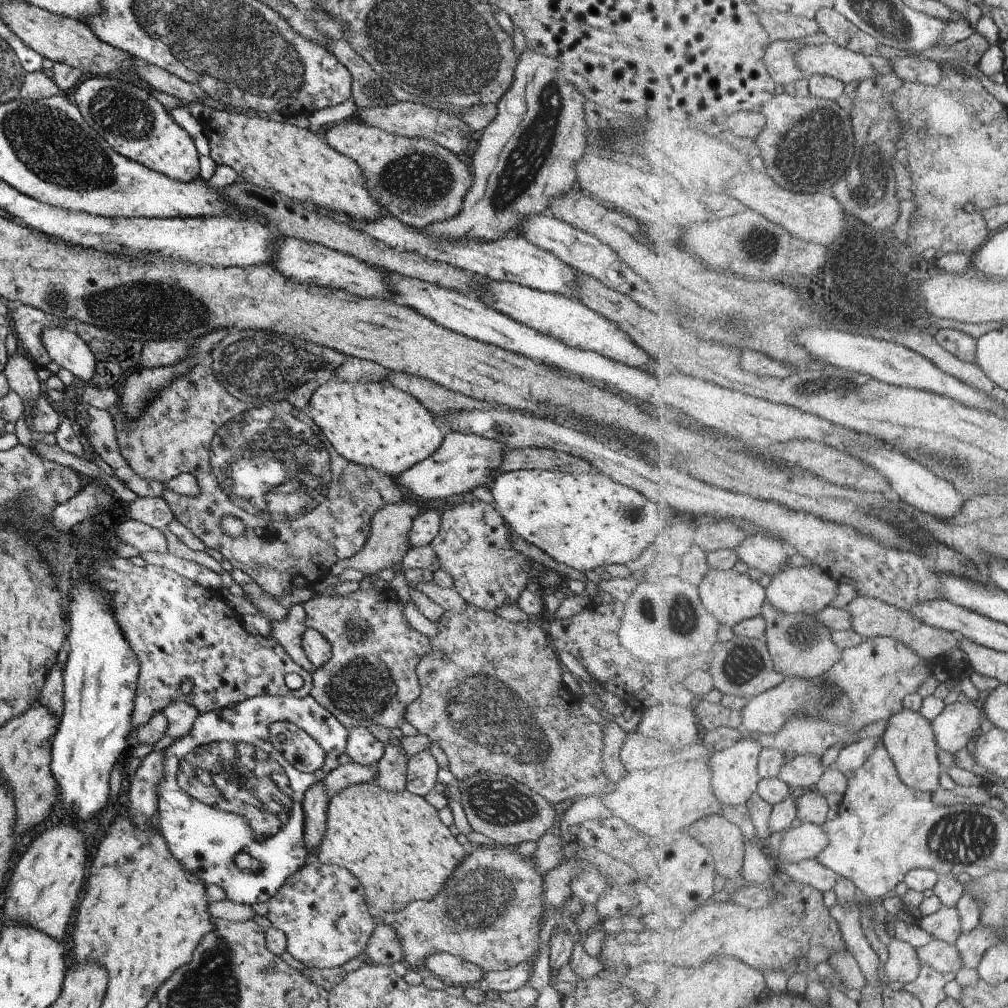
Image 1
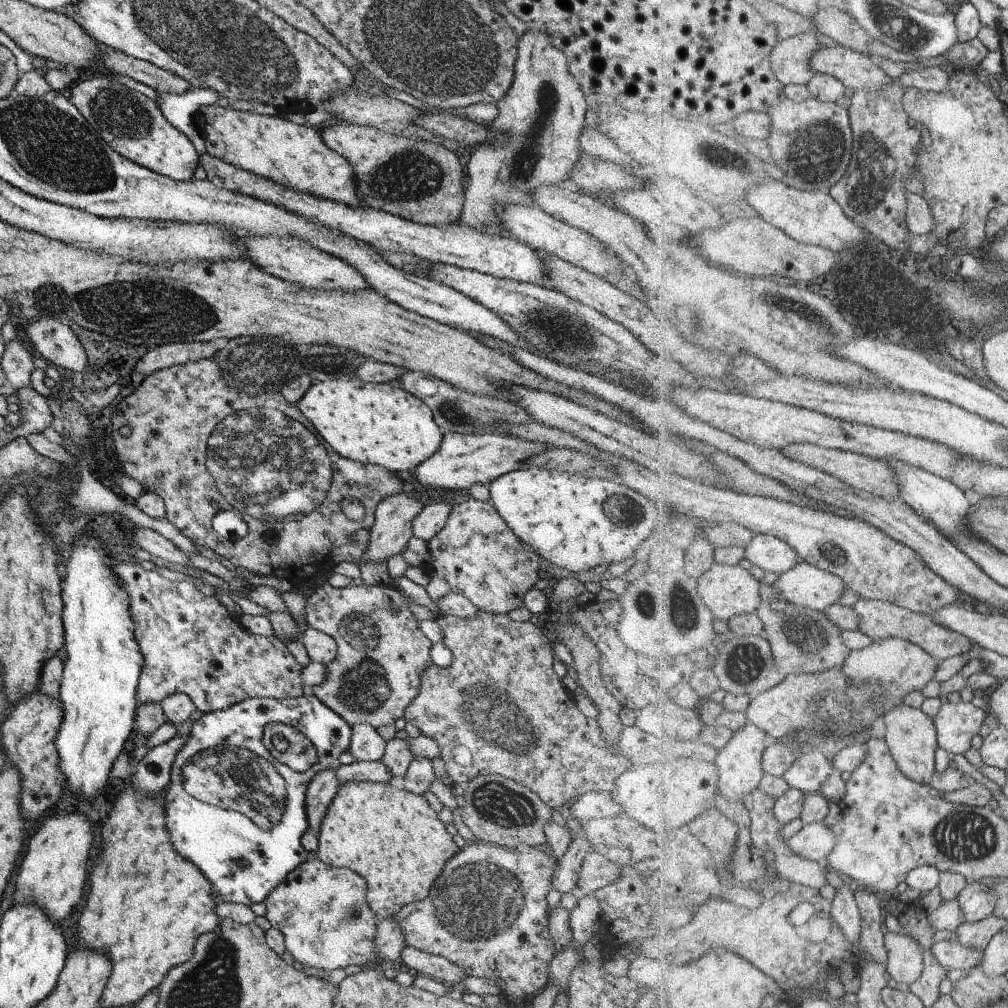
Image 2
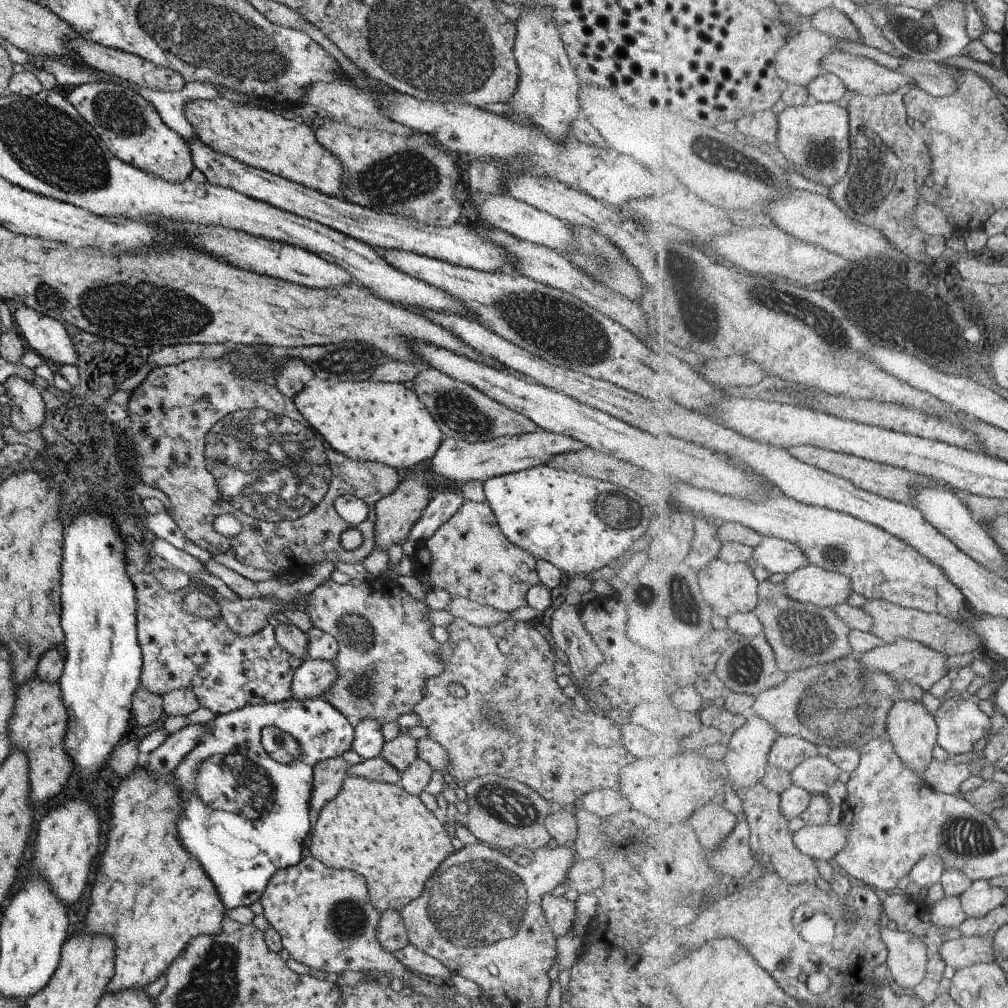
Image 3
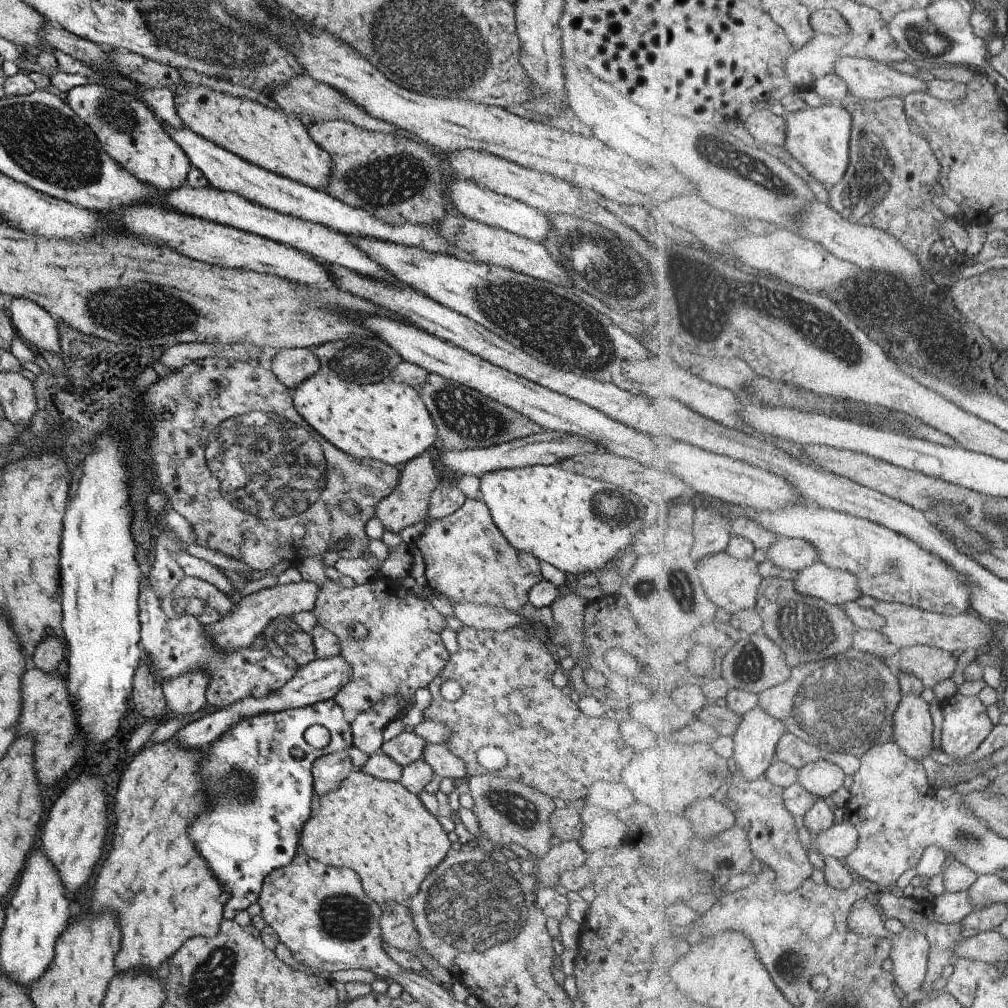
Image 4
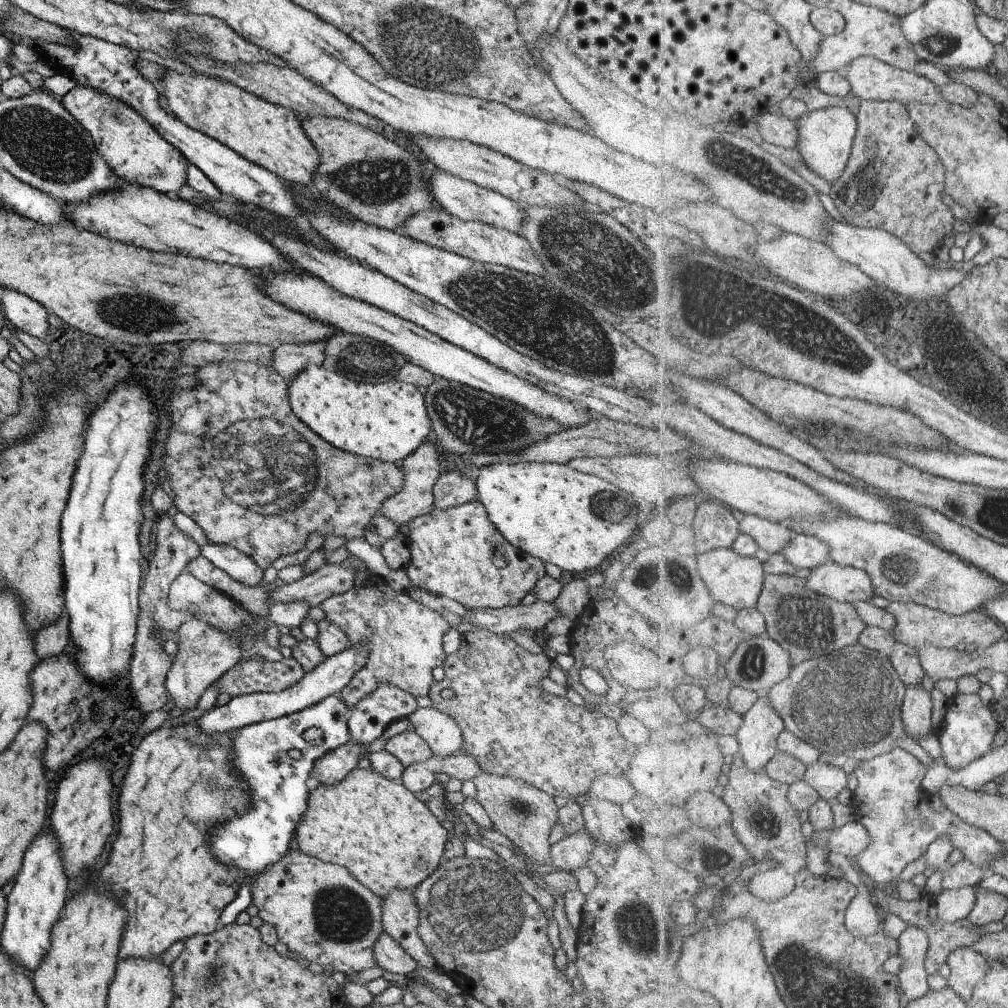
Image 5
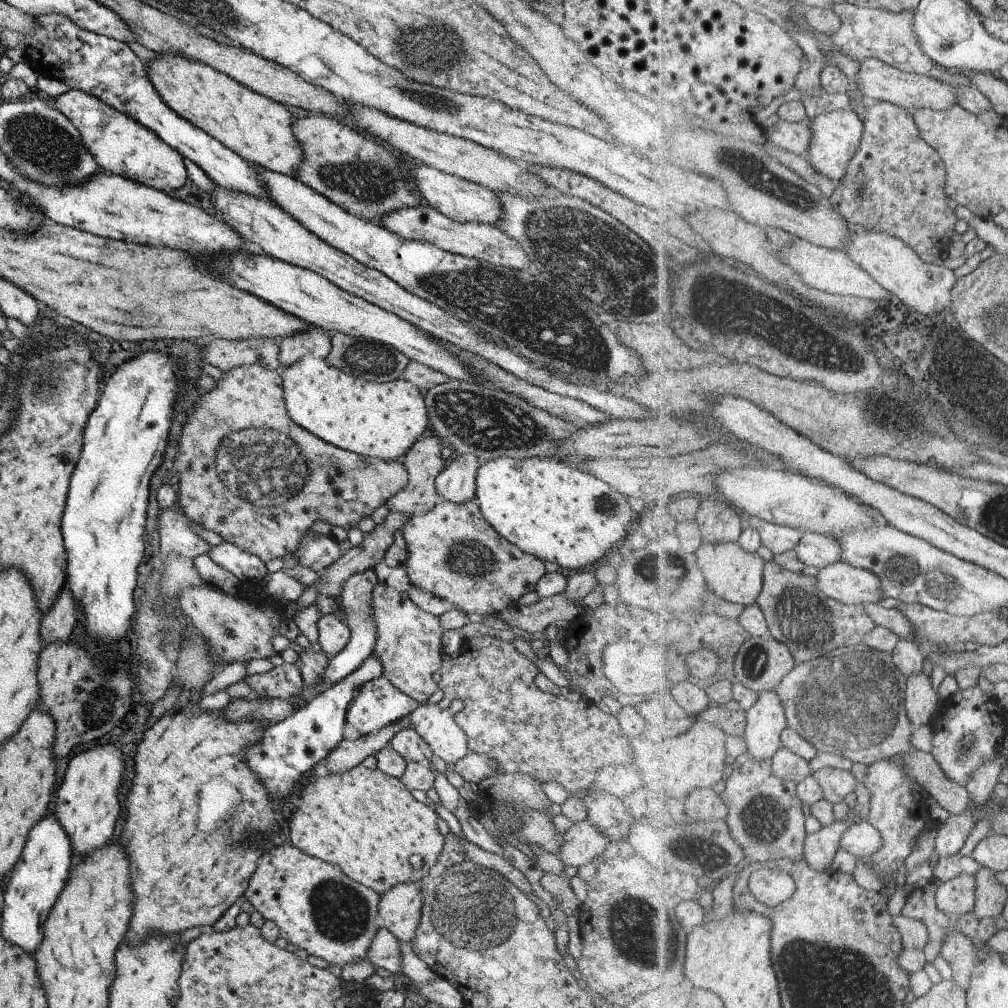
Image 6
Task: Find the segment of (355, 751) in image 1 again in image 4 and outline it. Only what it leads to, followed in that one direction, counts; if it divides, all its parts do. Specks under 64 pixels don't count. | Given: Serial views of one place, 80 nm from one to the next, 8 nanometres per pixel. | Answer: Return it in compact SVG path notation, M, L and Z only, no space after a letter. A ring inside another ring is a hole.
M393 695L385 697L384 701L373 702L365 712L356 714L350 722L351 746L357 747L367 756L379 750L383 727L390 720L400 717L404 713L402 709L407 706L408 702L403 697Z

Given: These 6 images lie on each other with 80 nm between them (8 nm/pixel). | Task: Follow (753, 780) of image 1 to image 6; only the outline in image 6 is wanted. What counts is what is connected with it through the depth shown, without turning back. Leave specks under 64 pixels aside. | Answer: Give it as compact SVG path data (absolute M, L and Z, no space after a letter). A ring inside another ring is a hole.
M776 690L759 696L759 701L746 712L747 724L742 736L749 756L763 762L773 759L783 747L781 736L789 723L785 706Z

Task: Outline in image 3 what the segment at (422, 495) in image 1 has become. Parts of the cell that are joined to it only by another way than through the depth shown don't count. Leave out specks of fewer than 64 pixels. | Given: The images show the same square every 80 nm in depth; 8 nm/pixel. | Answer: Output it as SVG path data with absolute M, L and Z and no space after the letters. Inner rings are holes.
M536 427L536 430L530 433L513 436L505 435L482 443L466 443L462 440L444 437L430 462L426 464L426 468L439 474L439 476L444 476L445 480L451 480L451 482L460 486L467 481L483 482L485 479L494 476L528 469L537 465L545 465L555 455L575 452L583 447L585 447L584 444L574 438L559 433L545 432L539 427Z

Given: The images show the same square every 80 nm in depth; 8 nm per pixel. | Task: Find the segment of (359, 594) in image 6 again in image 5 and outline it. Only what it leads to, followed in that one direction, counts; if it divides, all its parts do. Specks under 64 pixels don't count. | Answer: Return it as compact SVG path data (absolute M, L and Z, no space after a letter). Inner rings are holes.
M365 643L351 645L337 654L326 657L311 672L304 675L293 686L278 693L251 693L231 697L230 700L219 707L213 707L208 713L195 722L207 734L229 733L238 728L255 724L269 719L286 717L288 714L303 710L313 703L319 702L329 695L338 692L352 679L353 674L366 664L369 647Z

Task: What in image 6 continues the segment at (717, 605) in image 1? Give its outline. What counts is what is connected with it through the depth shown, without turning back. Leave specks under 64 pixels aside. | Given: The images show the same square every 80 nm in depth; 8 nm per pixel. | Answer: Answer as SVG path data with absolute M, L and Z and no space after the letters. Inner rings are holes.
M739 542L733 544L703 544L699 554L699 566L707 578L707 582L713 586L713 590L725 601L744 605L756 605L761 592L764 590L765 560L759 552L743 550Z

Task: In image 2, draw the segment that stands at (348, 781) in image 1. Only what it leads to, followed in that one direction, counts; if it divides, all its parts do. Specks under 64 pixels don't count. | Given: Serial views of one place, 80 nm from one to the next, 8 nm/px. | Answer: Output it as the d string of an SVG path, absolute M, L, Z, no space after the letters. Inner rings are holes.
M356 761L348 765L339 765L336 768L338 784L345 781L369 781L387 783L392 781L390 772L379 761Z

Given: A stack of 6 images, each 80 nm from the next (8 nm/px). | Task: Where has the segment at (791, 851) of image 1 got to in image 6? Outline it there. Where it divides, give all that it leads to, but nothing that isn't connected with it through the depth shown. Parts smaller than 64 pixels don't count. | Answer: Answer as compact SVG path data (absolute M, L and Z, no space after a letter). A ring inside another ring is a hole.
M854 820L853 826L843 834L841 849L851 852L856 858L873 857L883 846L880 830L874 828L867 820Z

